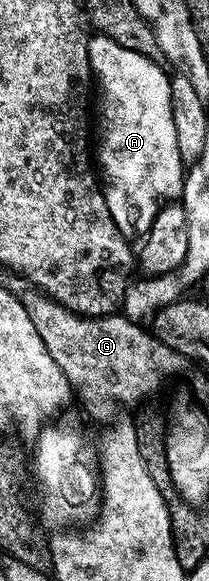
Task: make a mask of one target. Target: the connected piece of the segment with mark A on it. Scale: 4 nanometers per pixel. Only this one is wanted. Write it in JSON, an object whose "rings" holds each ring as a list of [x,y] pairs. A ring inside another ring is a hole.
{"rings":[[[97,34],[90,39],[89,42],[89,66],[92,72],[92,75],[95,77],[95,84],[97,87],[97,84],[99,87],[101,87],[101,145],[96,145],[95,152],[97,155],[97,152],[99,155],[101,155],[101,168],[100,171],[103,173],[105,171],[105,176],[107,179],[109,179],[109,185],[106,183],[104,185],[103,191],[105,193],[105,201],[107,202],[107,210],[111,210],[111,218],[115,222],[115,226],[118,228],[119,231],[121,231],[126,238],[134,238],[133,236],[137,236],[136,238],[144,237],[145,231],[151,226],[151,222],[155,222],[155,218],[159,214],[159,210],[163,207],[163,205],[166,202],[172,201],[174,198],[180,197],[181,195],[181,186],[183,183],[183,165],[181,163],[181,159],[179,158],[179,145],[175,143],[175,120],[171,118],[171,104],[170,104],[170,77],[168,75],[165,76],[165,72],[163,69],[161,69],[162,65],[158,63],[158,61],[150,60],[148,56],[144,56],[142,52],[136,52],[135,50],[131,50],[130,48],[124,48],[122,44],[119,42],[115,42],[112,40],[110,36],[106,36],[104,34]]]}

